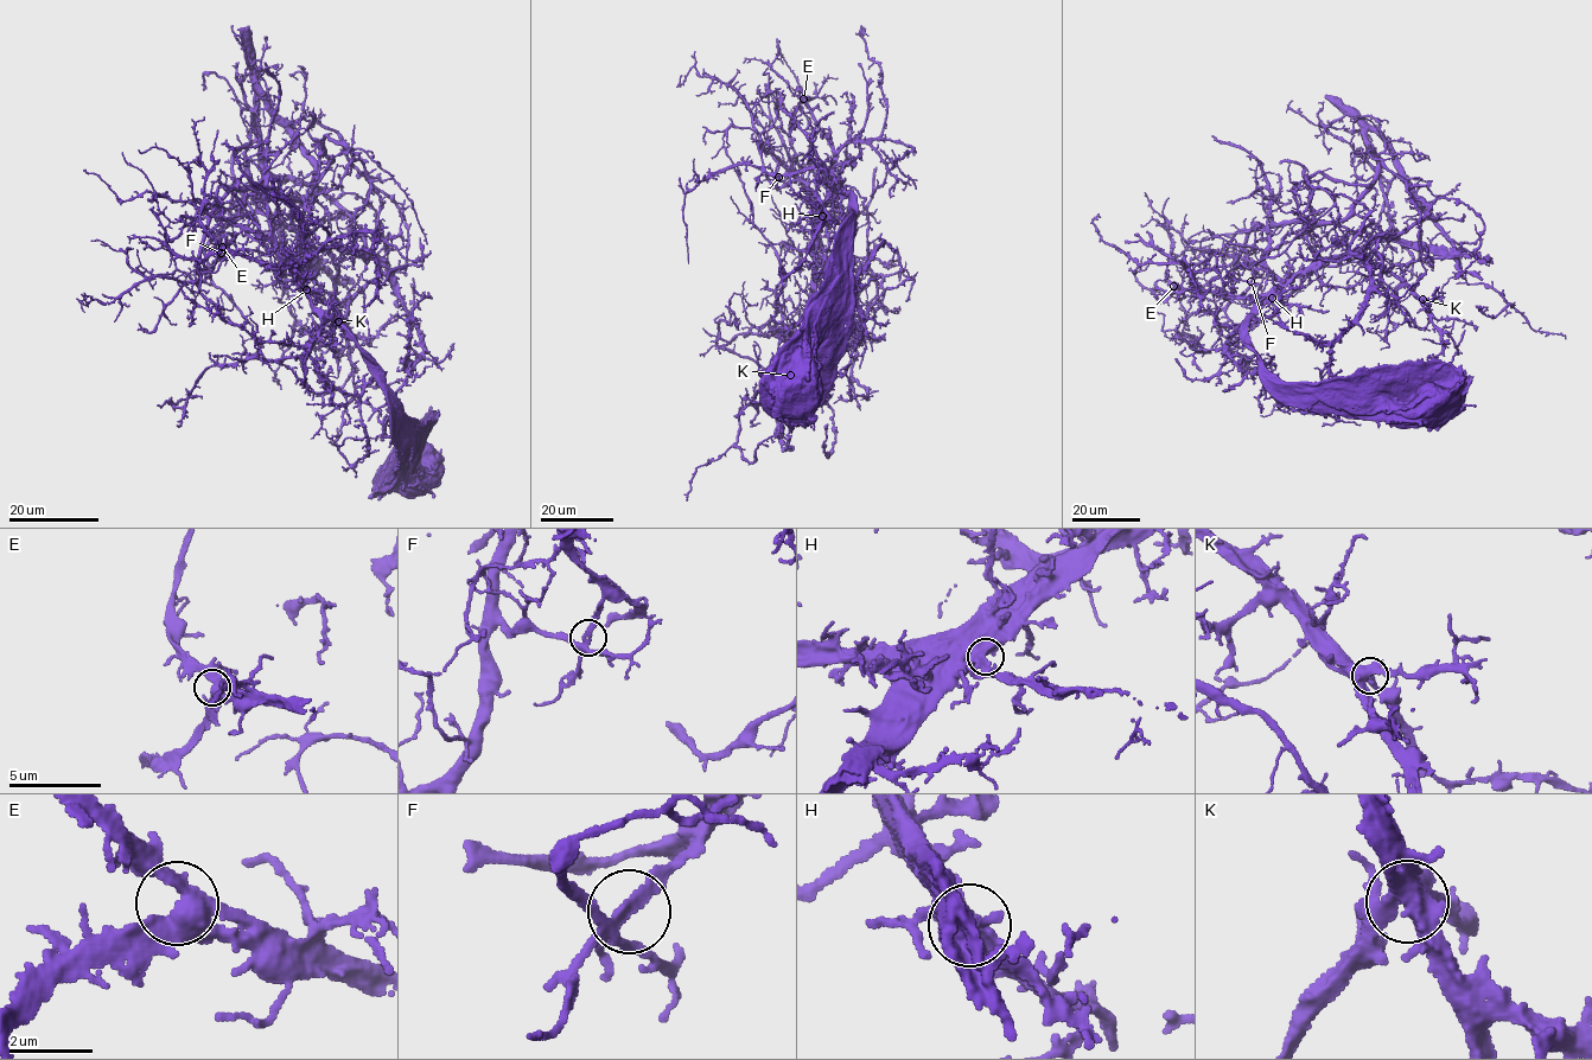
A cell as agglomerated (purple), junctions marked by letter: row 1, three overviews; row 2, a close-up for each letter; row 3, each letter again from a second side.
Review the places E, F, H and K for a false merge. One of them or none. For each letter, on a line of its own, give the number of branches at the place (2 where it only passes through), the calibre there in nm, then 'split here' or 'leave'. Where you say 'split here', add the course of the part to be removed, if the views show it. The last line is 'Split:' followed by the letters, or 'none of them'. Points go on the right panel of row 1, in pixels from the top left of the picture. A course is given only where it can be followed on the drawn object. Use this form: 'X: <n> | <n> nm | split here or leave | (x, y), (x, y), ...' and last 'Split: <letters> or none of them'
E: 3 | 440 nm | leave
F: 5 | 200 nm | split here | (1250, 281), (1234, 276), (1250, 231), (1349, 212), (1373, 131), (1398, 170), (1367, 250), (1277, 302), (1223, 289)
H: 3 | 420 nm | leave
K: 4 | 480 nm | leave
Split: F

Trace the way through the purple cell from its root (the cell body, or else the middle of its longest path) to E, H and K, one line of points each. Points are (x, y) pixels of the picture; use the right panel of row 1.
E: (1428, 406), (1357, 404), (1320, 385), (1285, 388), (1265, 366), (1246, 331), (1254, 312), (1253, 300), (1173, 286)
H: (1428, 406), (1357, 404), (1320, 385), (1285, 388), (1265, 366), (1246, 329), (1256, 308), (1272, 298)
K: (1428, 406), (1357, 404), (1320, 385), (1285, 388), (1246, 329), (1294, 276), (1339, 255), (1380, 264), (1422, 299)

